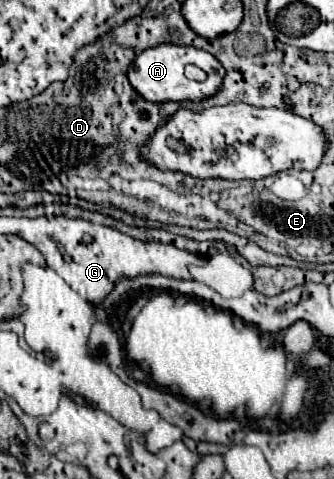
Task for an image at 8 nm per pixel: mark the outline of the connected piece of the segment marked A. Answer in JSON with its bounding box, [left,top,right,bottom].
[127,43,225,103]

